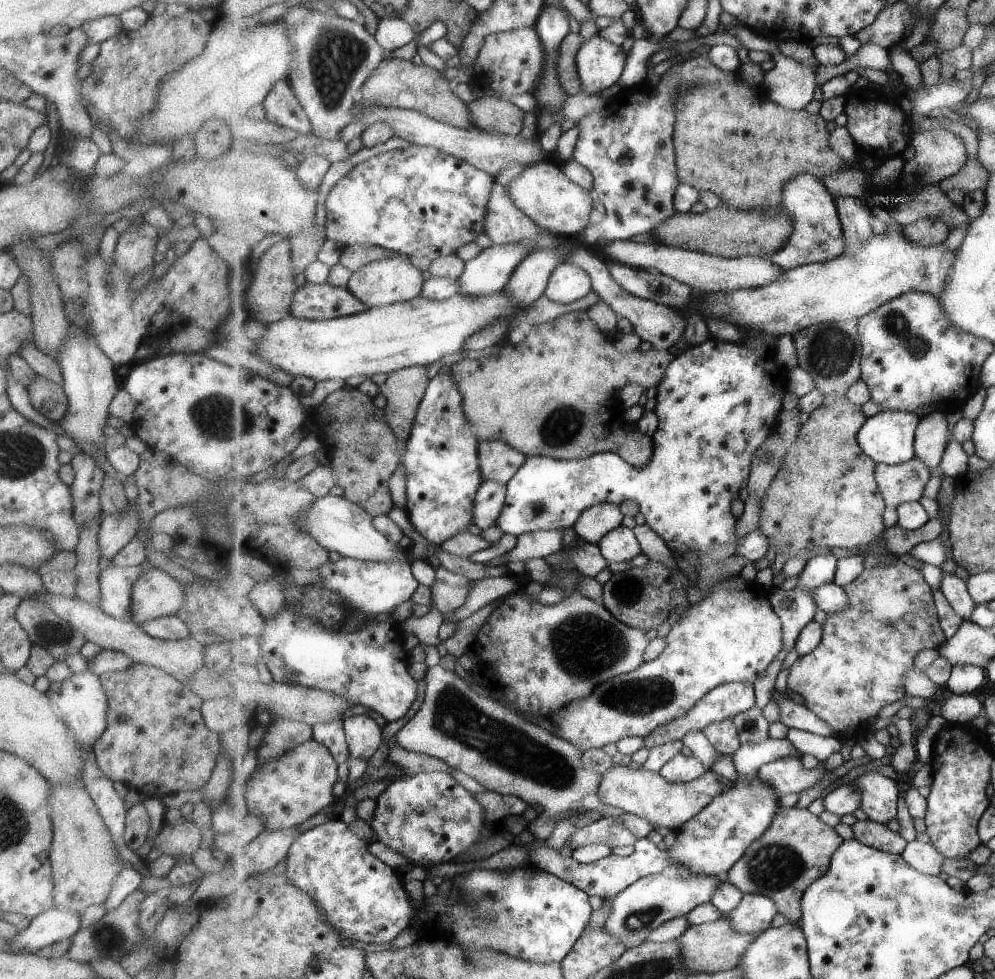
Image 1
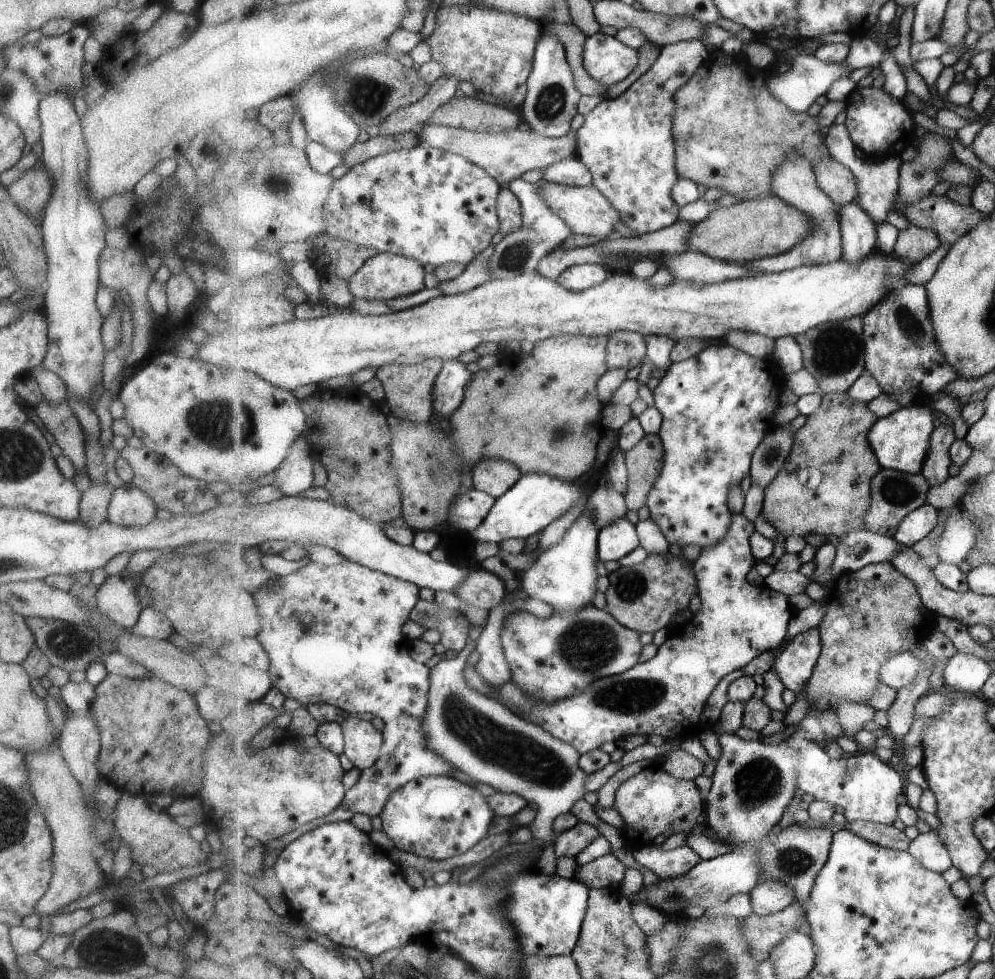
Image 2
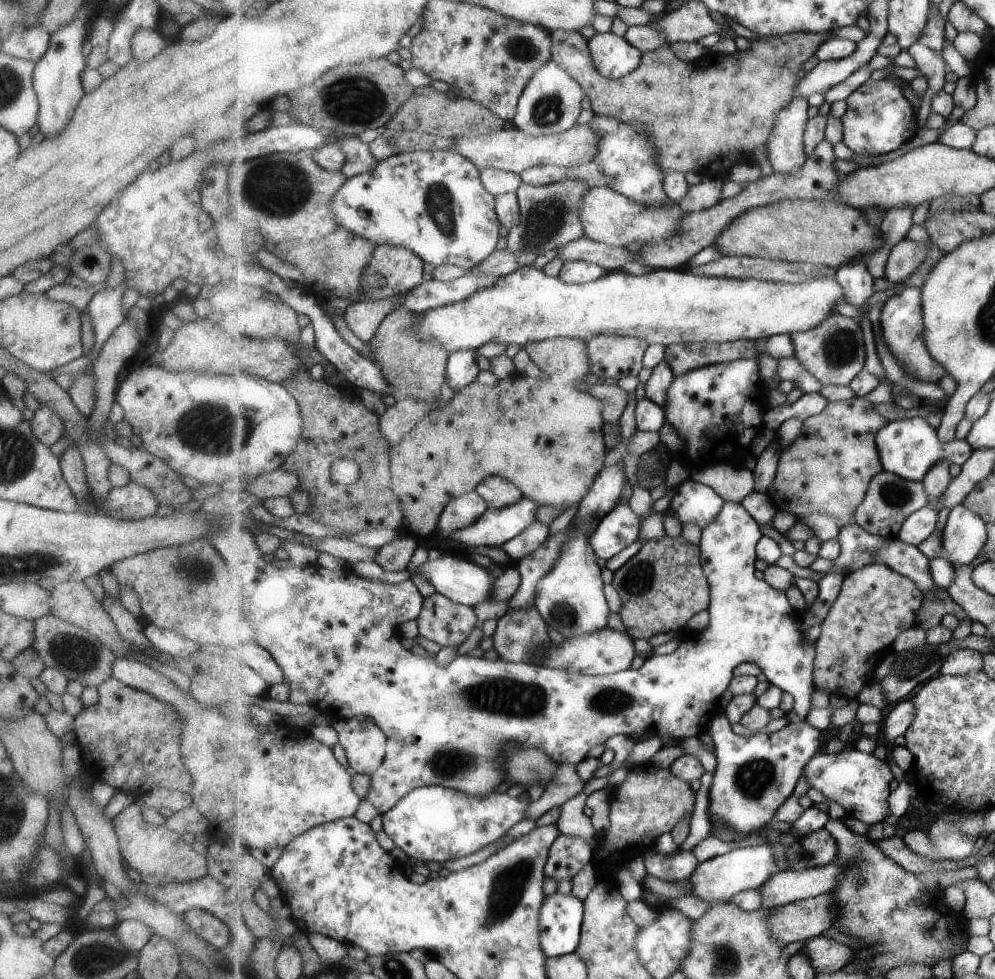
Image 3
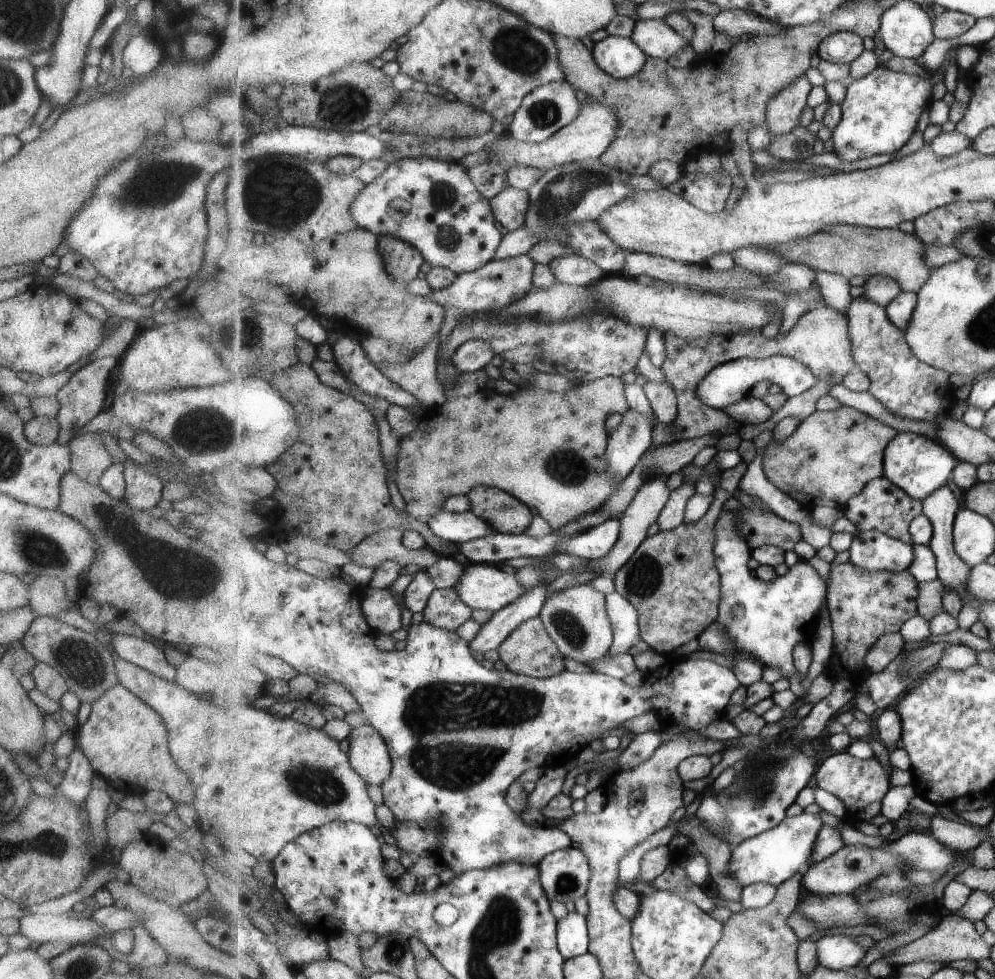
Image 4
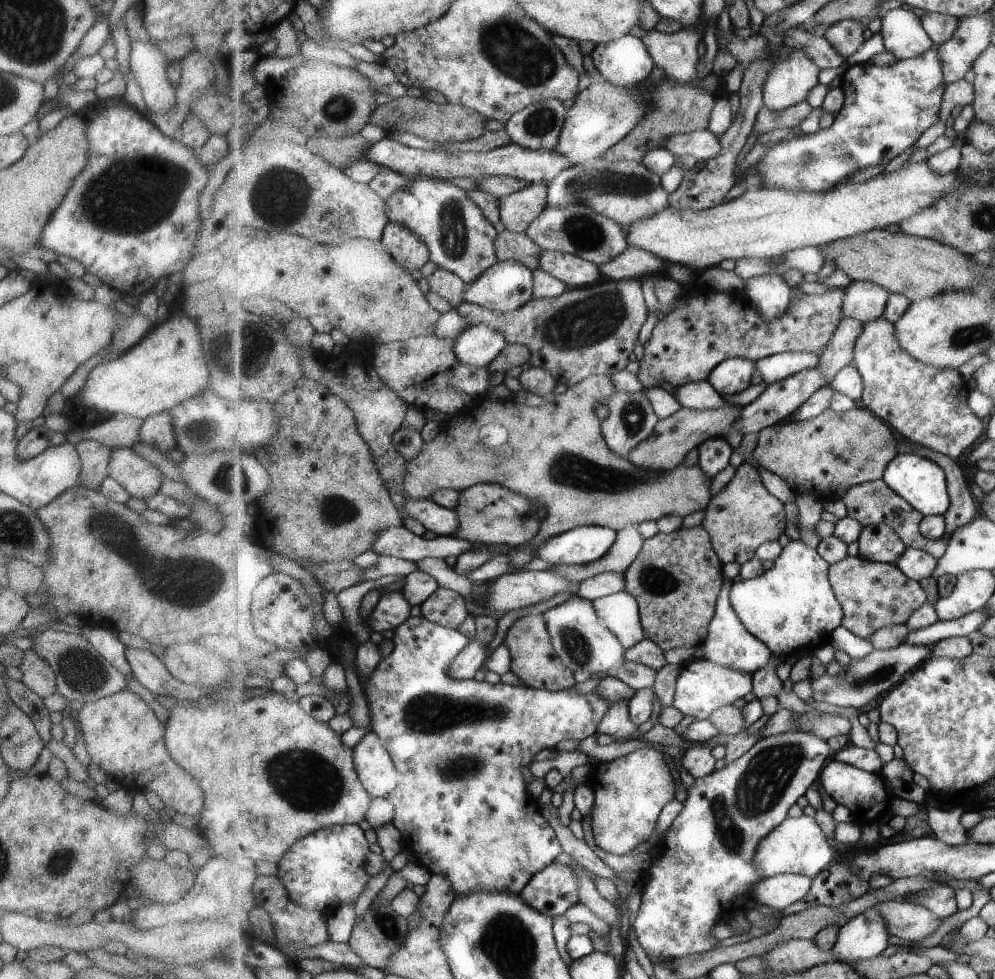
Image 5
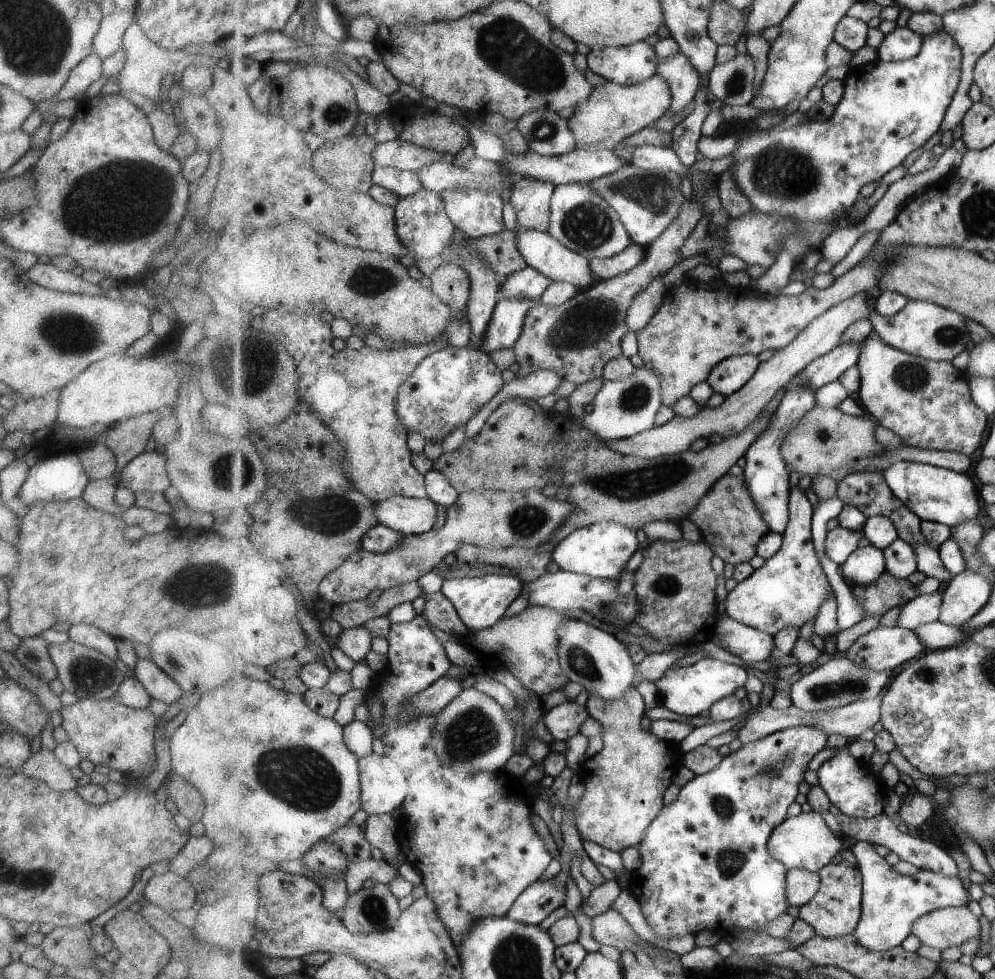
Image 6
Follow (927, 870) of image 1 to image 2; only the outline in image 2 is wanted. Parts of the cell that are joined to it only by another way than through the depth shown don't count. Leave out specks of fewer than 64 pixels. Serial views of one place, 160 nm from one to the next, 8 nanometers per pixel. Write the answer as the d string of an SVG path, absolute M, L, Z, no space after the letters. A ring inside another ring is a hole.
M931 829L928 833L921 833L911 841L909 851L918 858L929 870L943 874L954 866L949 849L942 841L938 832Z

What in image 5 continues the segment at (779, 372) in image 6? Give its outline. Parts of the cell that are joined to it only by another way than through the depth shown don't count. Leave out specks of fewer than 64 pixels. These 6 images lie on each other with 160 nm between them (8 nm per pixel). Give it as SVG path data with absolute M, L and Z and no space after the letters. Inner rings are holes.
M852 281L845 293L843 316L853 317L862 323L884 317L890 293L871 281ZM728 405L722 409L695 410L683 407L675 414L667 418L660 419L652 435L647 438L641 446L632 451L630 459L638 467L652 469L653 471L669 471L678 467L685 456L697 448L706 439L715 436L726 436L731 432L733 423L742 415L743 407Z

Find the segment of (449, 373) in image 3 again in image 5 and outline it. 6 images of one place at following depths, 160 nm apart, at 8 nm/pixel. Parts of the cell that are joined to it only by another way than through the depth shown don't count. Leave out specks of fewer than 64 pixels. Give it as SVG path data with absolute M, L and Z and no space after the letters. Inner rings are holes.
M479 325L467 331L456 344L460 364L487 367L509 344L497 327Z

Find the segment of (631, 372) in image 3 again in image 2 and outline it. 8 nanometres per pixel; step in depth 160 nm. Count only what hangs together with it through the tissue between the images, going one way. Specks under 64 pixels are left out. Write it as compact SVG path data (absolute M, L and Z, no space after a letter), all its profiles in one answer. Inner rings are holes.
M622 330L609 336L608 367L611 369L624 367L635 368L643 356L648 354L648 342L638 332Z

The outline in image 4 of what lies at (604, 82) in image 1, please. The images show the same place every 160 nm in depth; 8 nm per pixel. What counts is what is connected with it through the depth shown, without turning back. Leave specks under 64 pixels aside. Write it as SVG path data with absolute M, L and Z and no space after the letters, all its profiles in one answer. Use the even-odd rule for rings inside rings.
M609 35L593 50L598 66L614 78L627 80L646 66L649 56L630 37Z

